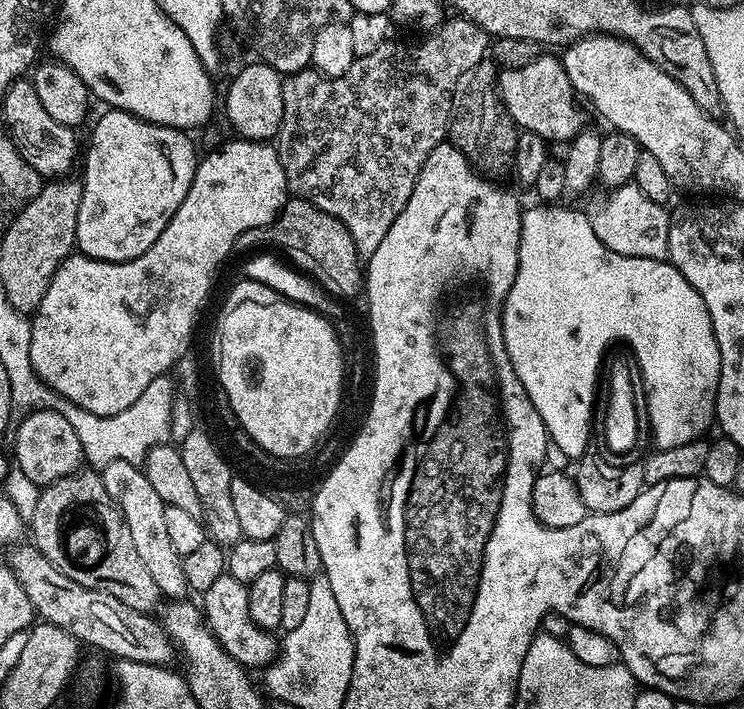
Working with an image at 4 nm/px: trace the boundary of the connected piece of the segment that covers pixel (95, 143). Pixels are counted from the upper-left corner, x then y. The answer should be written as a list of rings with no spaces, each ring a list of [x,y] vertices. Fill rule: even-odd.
[[[108,110],[105,113],[93,126],[88,153],[82,156],[84,189],[78,206],[76,248],[95,260],[126,262],[150,250],[158,234],[166,230],[170,218],[174,218],[178,206],[182,206],[182,198],[186,198],[186,190],[190,190],[190,182],[194,180],[198,151],[187,131],[151,124],[149,120],[140,120],[129,112]]]

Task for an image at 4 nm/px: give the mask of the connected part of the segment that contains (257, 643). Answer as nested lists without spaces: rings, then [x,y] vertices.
[[[225,574],[217,578],[202,594],[202,611],[204,623],[214,634],[217,642],[239,664],[243,664],[249,670],[263,670],[276,659],[278,640],[271,631],[265,630],[252,621],[250,606],[248,605],[248,585],[238,582],[238,578]]]

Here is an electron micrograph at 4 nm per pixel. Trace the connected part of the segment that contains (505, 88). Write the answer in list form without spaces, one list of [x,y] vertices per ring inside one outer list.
[[[540,54],[526,66],[503,69],[498,76],[498,91],[500,101],[506,106],[510,118],[514,121],[521,119],[520,112],[524,112],[528,120],[534,119],[536,112],[540,112],[538,131],[545,141],[567,142],[585,127],[586,120],[580,113],[579,106],[576,105],[578,93],[572,89],[572,83],[564,69],[563,59],[559,55]]]

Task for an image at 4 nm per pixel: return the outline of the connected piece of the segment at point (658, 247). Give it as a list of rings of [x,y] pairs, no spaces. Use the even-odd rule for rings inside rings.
[[[631,182],[603,194],[605,196],[601,200],[594,201],[586,208],[594,234],[598,234],[602,243],[623,256],[668,260],[669,209],[658,202],[650,202],[650,198],[646,198],[646,194],[642,194],[642,190]]]

